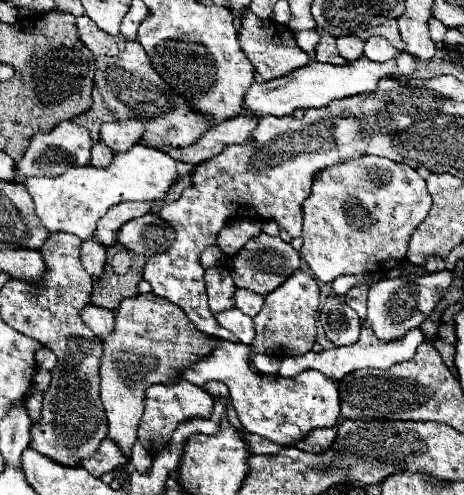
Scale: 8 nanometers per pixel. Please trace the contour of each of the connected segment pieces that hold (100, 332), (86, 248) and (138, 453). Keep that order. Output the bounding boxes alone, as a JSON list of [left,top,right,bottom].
[[81,304,115,338],[81,238,105,278],[131,442,151,474]]

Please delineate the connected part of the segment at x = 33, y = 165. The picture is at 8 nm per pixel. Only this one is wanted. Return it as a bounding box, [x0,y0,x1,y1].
[17,122,93,176]

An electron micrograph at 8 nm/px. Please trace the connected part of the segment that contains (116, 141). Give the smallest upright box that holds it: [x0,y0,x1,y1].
[99,120,143,154]

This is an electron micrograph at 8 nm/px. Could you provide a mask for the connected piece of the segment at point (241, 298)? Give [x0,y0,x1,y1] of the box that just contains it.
[235,288,263,318]

